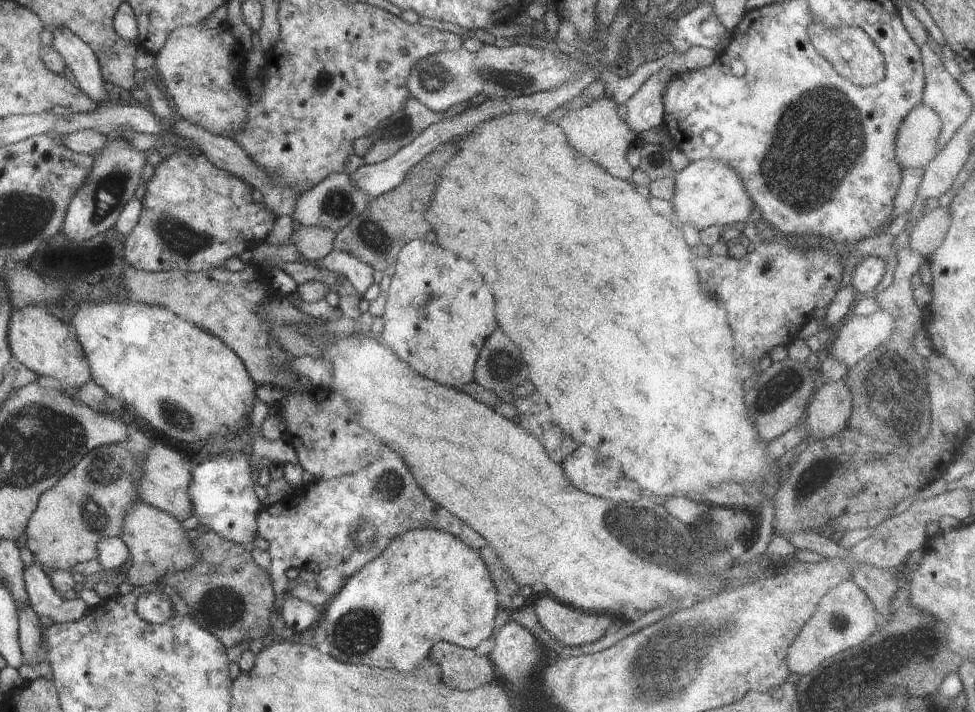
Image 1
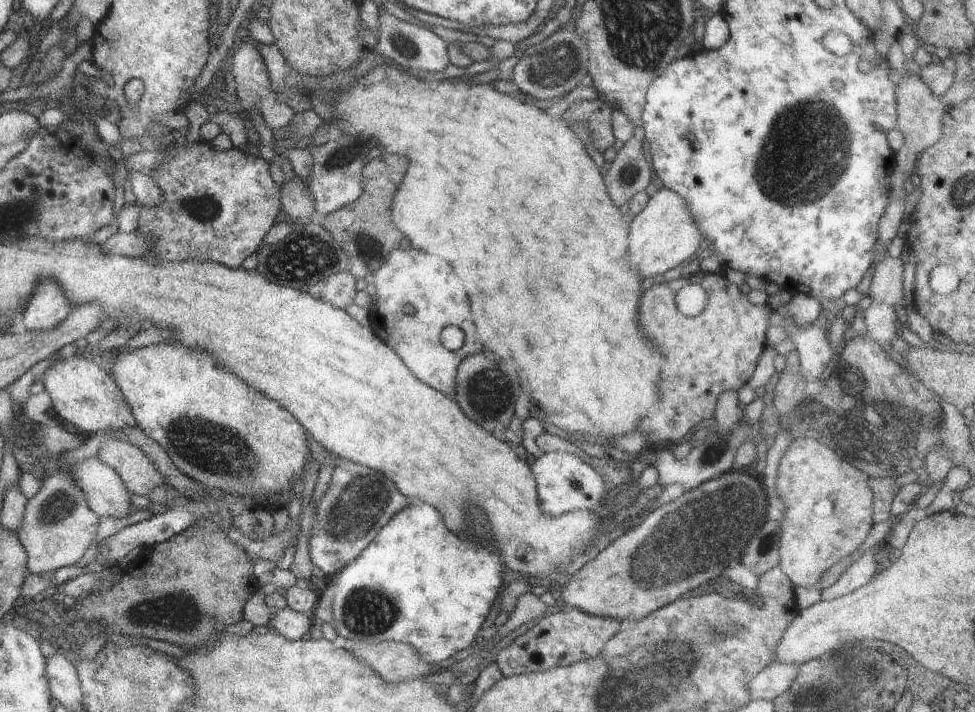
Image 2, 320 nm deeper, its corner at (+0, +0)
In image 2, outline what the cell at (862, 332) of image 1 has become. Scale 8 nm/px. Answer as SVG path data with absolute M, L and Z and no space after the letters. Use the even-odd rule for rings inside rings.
M776 311L769 314L768 321L770 327L779 327L787 332L787 338L794 343L800 360L799 371L805 374L806 384L818 380L834 355L828 333L813 324L802 327L793 325Z

